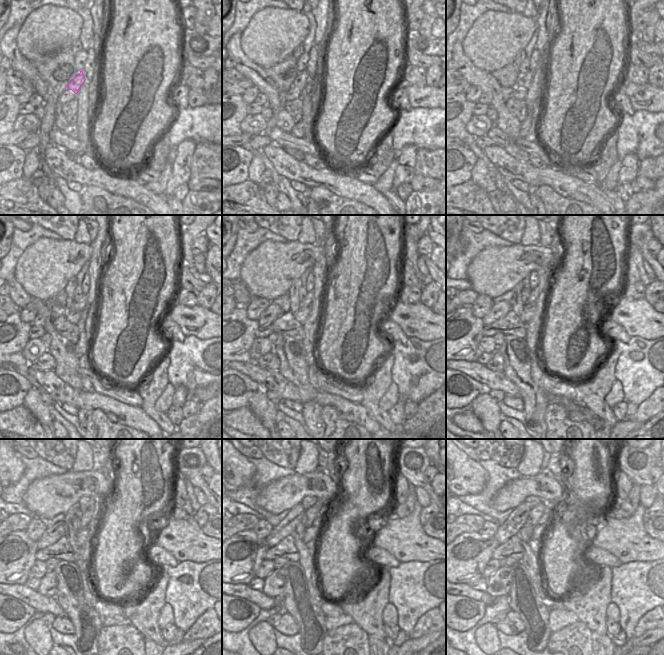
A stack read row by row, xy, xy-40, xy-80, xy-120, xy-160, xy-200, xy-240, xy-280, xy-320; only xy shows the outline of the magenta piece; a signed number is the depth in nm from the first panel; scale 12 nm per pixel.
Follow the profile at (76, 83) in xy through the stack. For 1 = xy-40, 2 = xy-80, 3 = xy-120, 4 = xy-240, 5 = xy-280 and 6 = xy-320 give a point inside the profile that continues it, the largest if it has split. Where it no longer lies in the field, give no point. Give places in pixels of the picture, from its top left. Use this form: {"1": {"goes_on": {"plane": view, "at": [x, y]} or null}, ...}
{"1": {"goes_on": {"plane": "xy-40", "at": [300, 82]}}, "2": {"goes_on": {"plane": "xy-80", "at": [524, 80]}}, "3": {"goes_on": {"plane": "xy-120", "at": [80, 305]}}, "4": {"goes_on": {"plane": "xy-240", "at": [88, 515]}}, "5": {"goes_on": {"plane": "xy-280", "at": [311, 514]}}, "6": {"goes_on": {"plane": "xy-320", "at": [536, 512]}}}

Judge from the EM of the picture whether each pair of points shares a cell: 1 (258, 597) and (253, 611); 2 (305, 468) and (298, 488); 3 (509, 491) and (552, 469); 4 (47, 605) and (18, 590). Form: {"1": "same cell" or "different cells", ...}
{"1": "different cells", "2": "different cells", "3": "different cells", "4": "same cell"}

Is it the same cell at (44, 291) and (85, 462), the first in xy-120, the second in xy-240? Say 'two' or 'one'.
two

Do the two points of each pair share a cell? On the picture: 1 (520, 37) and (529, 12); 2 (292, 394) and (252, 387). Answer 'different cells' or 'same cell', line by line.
1: different cells
2: different cells

